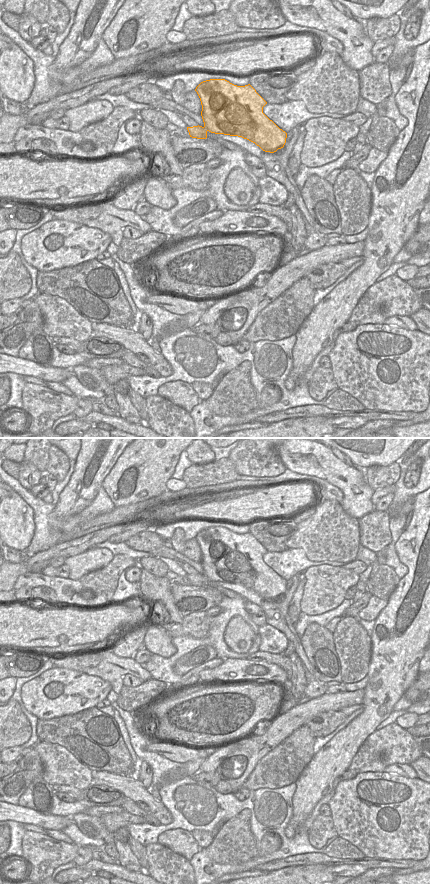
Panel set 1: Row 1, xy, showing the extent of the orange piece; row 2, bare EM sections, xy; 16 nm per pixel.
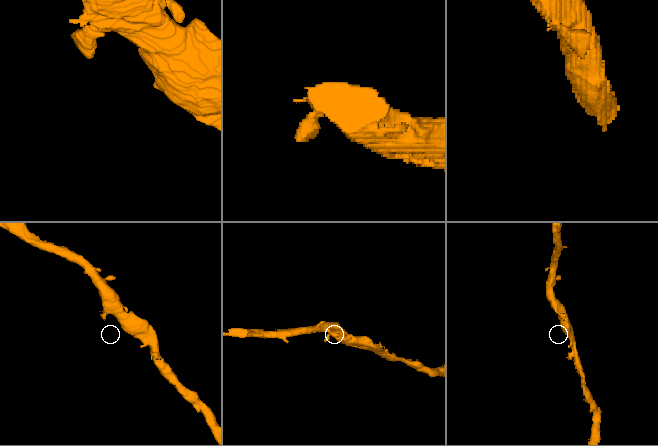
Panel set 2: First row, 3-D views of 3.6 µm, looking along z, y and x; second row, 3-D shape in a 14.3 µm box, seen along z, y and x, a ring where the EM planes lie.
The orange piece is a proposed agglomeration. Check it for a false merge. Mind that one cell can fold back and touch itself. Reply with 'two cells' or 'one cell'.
one cell

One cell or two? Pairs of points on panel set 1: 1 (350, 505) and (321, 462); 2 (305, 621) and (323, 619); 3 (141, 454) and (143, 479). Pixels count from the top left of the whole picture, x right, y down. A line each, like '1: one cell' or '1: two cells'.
1: one cell
2: one cell
3: one cell

